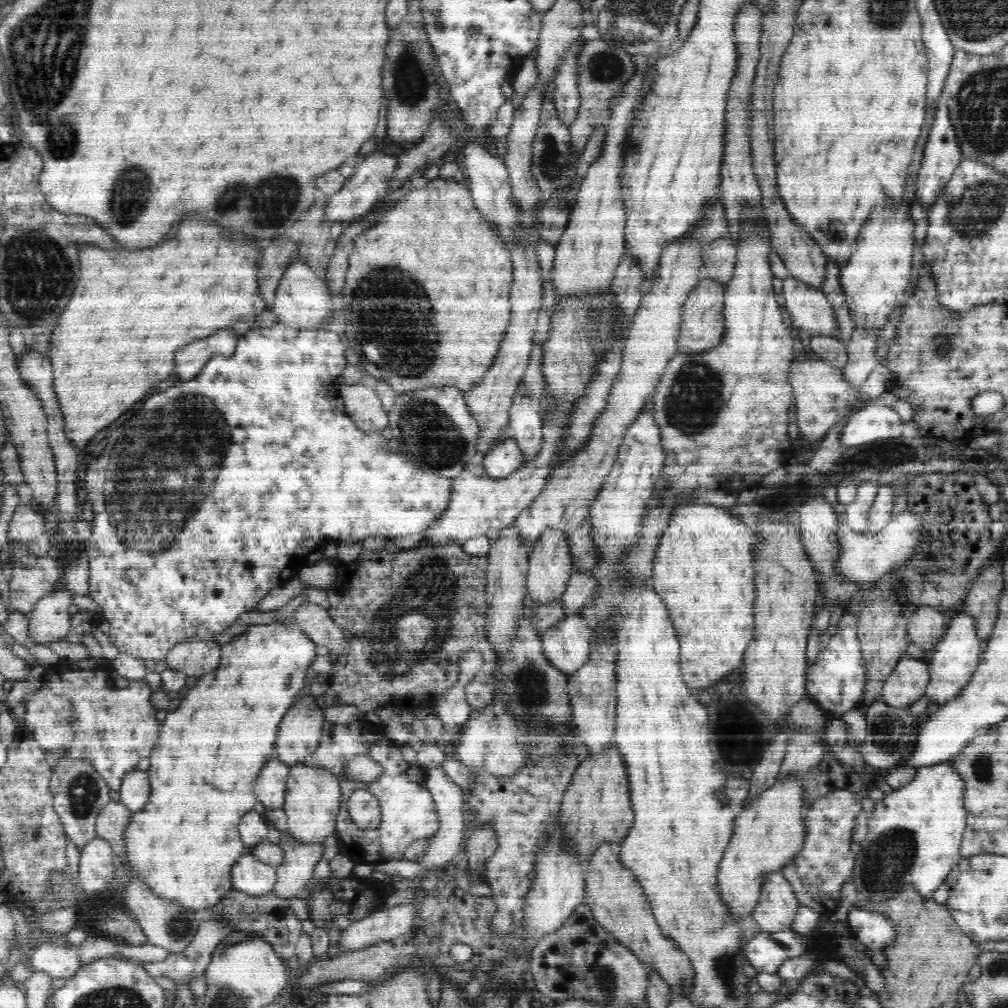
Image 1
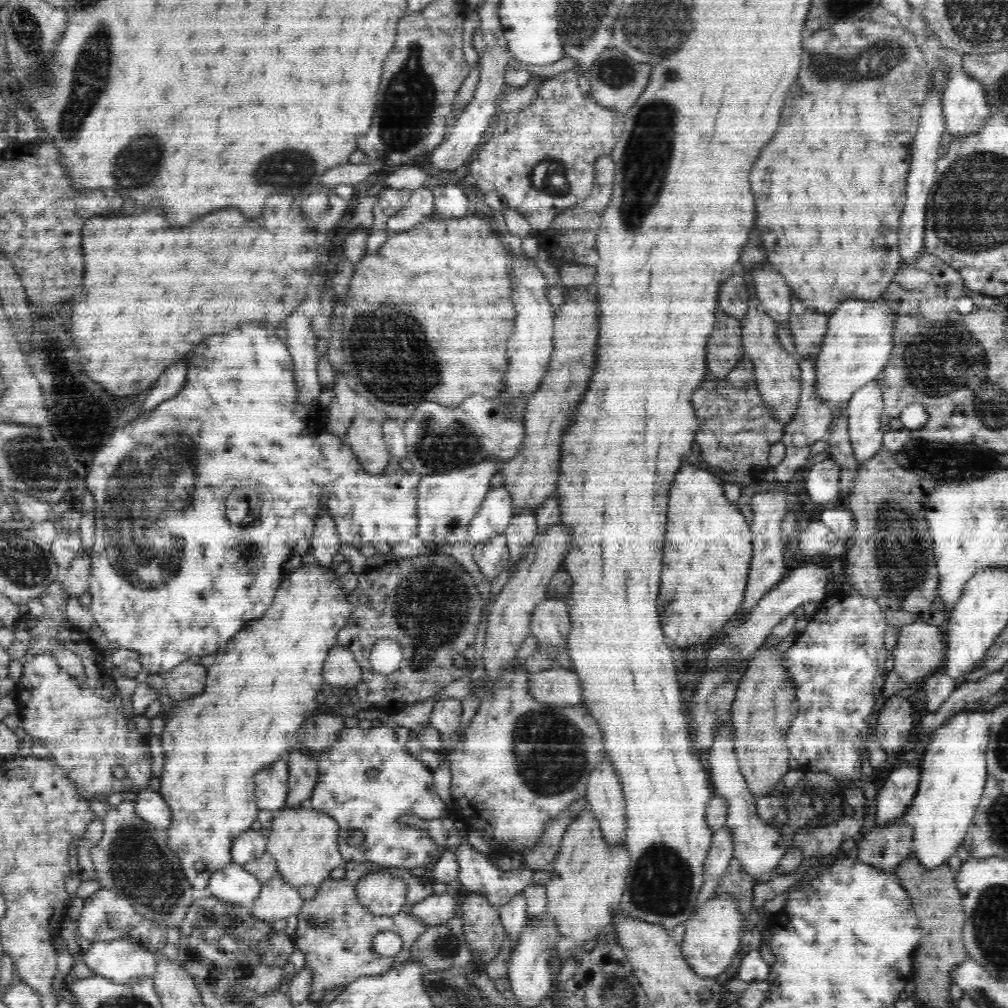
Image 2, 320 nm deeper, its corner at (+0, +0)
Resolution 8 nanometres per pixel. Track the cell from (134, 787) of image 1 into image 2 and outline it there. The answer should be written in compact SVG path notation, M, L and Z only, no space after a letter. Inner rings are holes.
M148 788L141 790L135 801L135 809L138 816L150 822L156 829L165 833L166 828L170 828L170 808L160 794Z

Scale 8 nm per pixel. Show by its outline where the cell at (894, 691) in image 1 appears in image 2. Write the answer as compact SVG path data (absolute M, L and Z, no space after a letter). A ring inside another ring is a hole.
M888 697L877 718L877 739L887 755L910 745L910 732L914 728L911 703L906 698Z

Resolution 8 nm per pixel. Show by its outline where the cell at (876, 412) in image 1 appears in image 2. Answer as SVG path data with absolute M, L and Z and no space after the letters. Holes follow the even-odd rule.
M830 457L817 462L810 467L806 476L801 477L806 496L814 506L827 508L836 503L841 478L841 468L836 460Z

